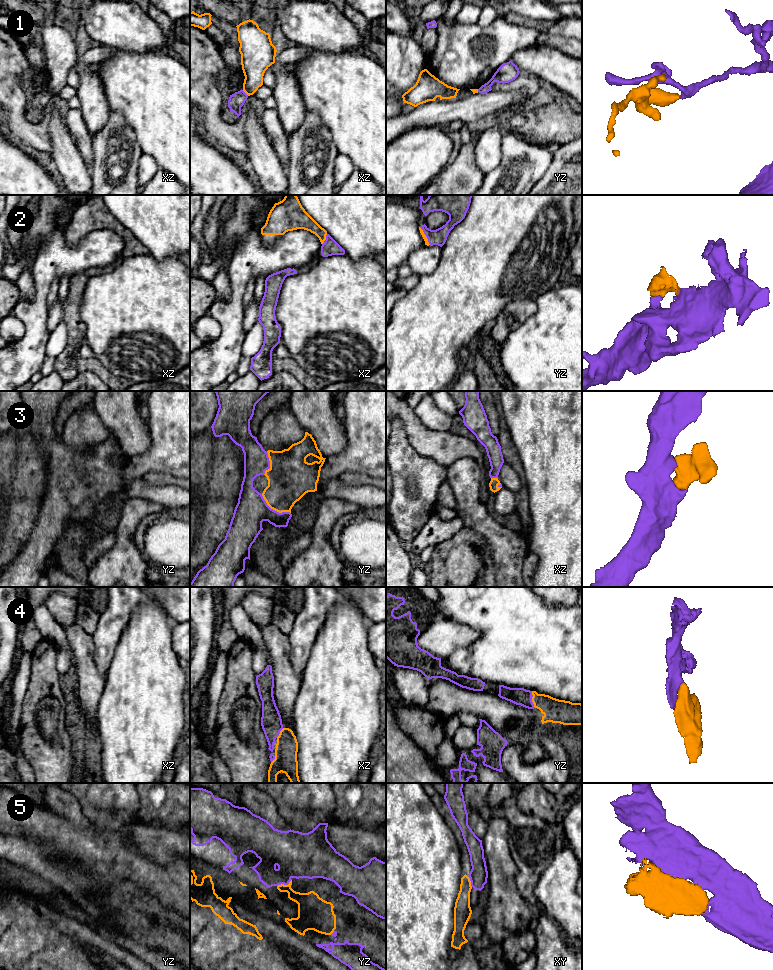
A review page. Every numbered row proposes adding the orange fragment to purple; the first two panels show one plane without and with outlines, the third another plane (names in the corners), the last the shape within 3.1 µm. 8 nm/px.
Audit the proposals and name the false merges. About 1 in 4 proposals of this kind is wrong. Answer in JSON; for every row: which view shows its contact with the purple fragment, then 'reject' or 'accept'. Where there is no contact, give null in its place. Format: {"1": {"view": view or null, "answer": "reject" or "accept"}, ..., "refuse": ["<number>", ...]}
{"1": {"view": "xz", "answer": "reject"}, "2": {"view": "yz", "answer": "accept"}, "3": {"view": "yz", "answer": "accept"}, "4": {"view": "yz", "answer": "accept"}, "5": {"view": "yz", "answer": "reject"}, "refuse": ["1", "5"]}

